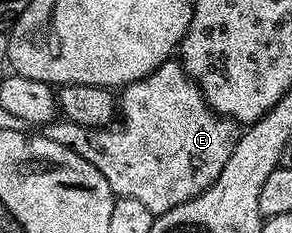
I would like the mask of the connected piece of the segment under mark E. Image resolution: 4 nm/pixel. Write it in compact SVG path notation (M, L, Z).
M178 60L160 64L148 76L121 87L116 98L116 118L104 126L81 126L76 122L55 120L41 127L40 133L43 138L88 160L88 164L108 180L108 188L112 188L115 196L140 200L140 204L156 216L203 194L218 179L220 172L224 172L224 164L228 164L228 156L232 156L240 133L239 123L214 113Z

